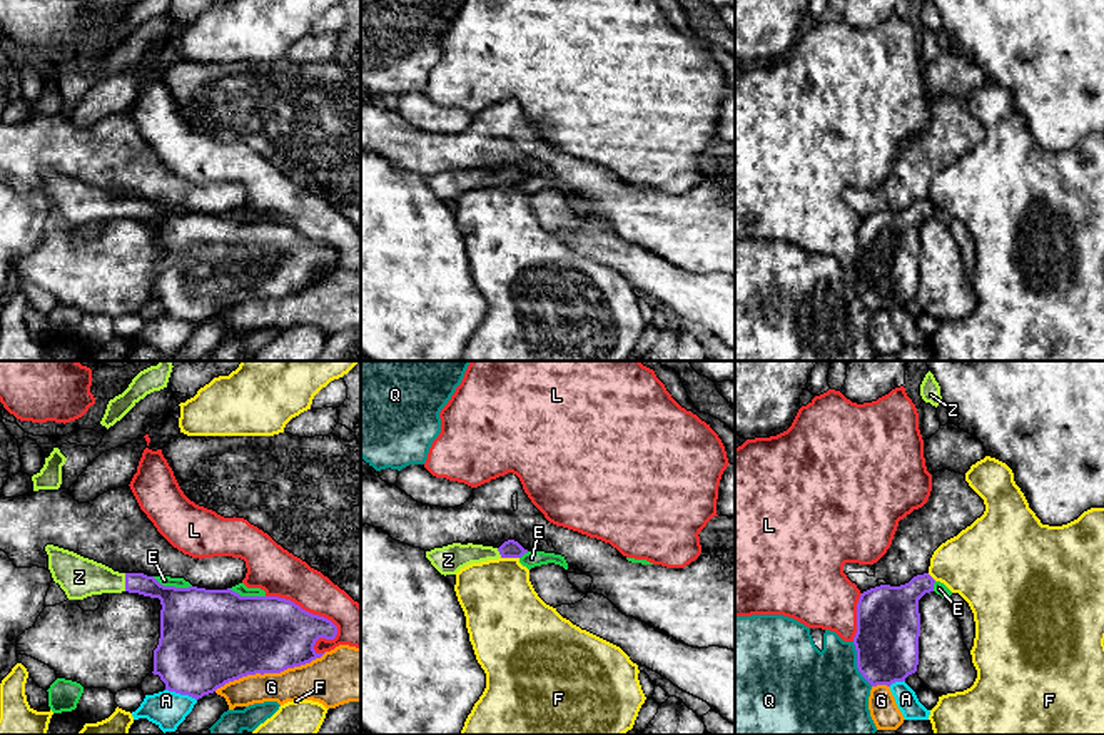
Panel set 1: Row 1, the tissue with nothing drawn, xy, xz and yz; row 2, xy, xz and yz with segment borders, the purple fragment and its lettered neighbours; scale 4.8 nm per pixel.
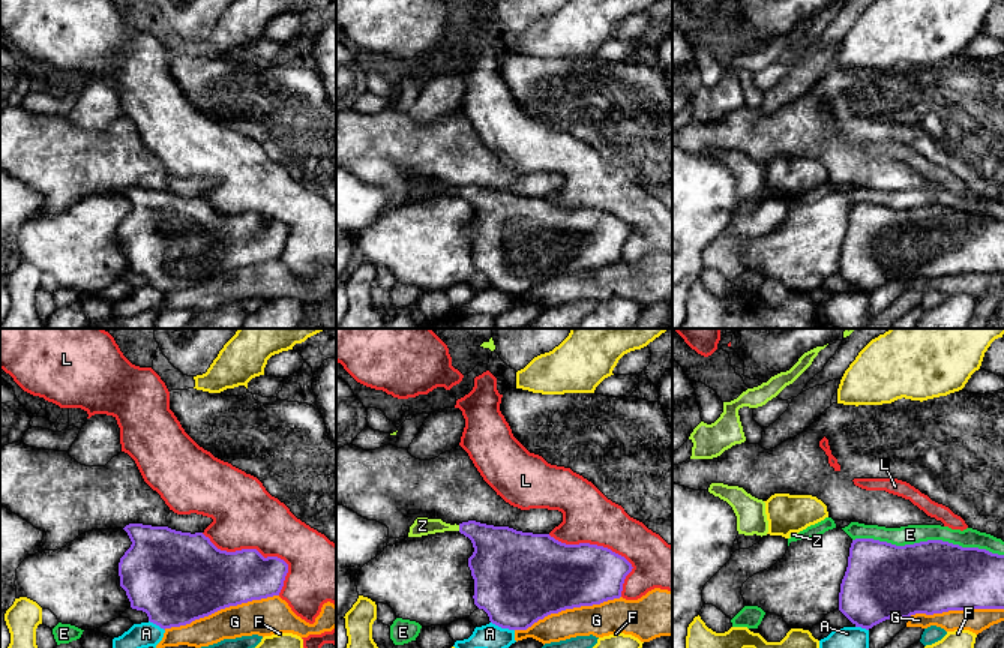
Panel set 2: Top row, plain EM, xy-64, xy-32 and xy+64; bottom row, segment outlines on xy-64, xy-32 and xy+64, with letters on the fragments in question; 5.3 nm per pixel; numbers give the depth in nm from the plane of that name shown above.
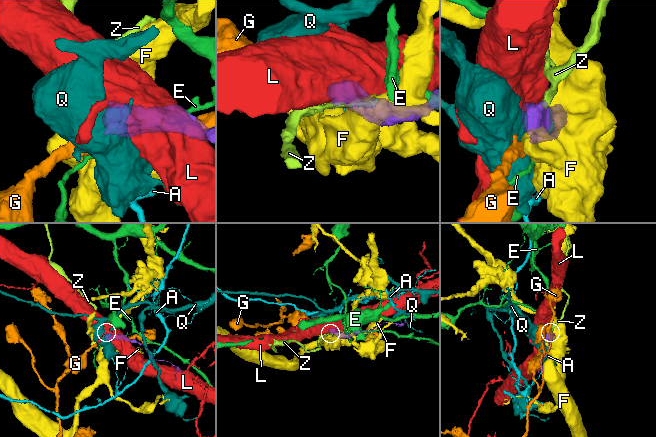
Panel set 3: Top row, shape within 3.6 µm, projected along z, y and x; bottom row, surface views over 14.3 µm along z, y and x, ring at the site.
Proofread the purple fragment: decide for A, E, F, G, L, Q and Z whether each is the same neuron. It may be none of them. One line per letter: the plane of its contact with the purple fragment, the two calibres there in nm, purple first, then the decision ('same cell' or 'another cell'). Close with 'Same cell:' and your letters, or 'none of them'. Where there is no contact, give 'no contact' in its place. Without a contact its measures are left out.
A: xy | 420/180 nm | another cell
E: xy | 400/50 nm | another cell
F: xz | 90/360 nm | another cell
G: xy | 400/200 nm | another cell
L: xy | 360/220 nm | another cell
Q: yz | 300/460 nm | another cell
Z: xy | 130/200 nm | same cell
Same cell: Z

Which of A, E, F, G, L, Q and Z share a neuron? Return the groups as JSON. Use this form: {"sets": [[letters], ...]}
{"sets": [["A"], ["E"], ["F"], ["G"], ["L"], ["Q"], ["Z"]]}

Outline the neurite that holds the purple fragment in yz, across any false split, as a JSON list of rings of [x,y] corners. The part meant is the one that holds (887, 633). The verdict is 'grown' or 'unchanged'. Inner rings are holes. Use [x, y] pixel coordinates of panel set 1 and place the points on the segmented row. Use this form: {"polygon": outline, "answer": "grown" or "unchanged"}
{"polygon": [[[917,575],[900,586],[880,585],[863,591],[857,603],[857,668],[872,685],[890,687],[917,672],[919,600],[934,591],[935,580]]], "answer": "unchanged"}

